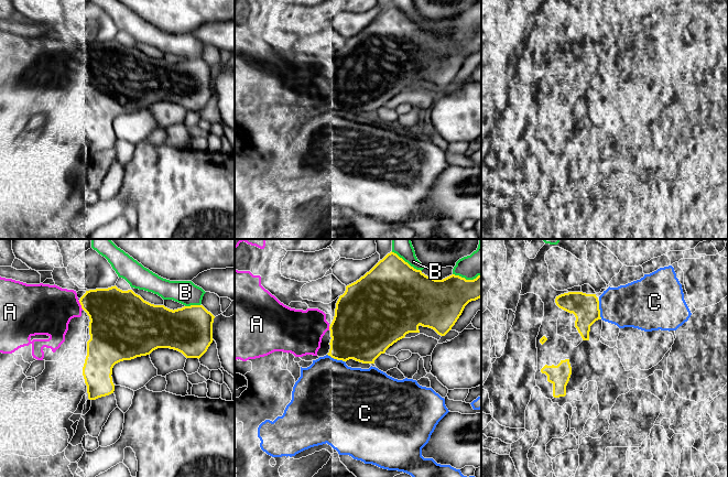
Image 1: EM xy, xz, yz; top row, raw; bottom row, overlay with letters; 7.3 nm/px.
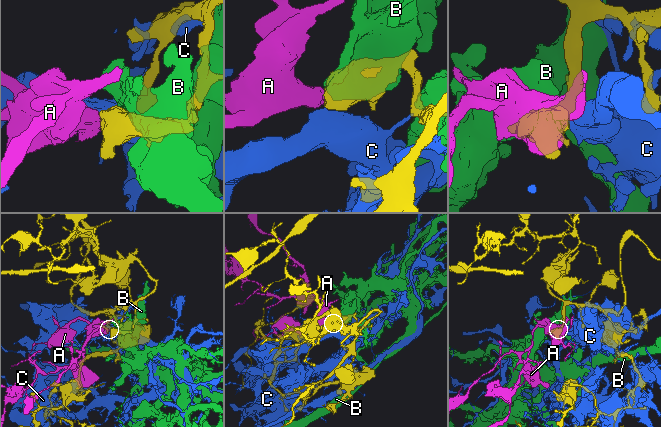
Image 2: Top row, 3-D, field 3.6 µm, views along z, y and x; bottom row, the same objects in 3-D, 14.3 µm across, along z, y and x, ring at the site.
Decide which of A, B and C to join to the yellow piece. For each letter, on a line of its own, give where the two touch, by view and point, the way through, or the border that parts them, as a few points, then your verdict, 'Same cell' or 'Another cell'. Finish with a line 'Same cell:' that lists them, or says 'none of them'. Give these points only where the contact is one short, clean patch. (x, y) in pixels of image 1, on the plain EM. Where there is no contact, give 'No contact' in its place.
A: Touches yellow at xy (80, 57). Same cell
B: Touches yellow at xz (406, 15). Another cell
C: Touches yellow at xz (336, 111). Another cell
Same cell: A

